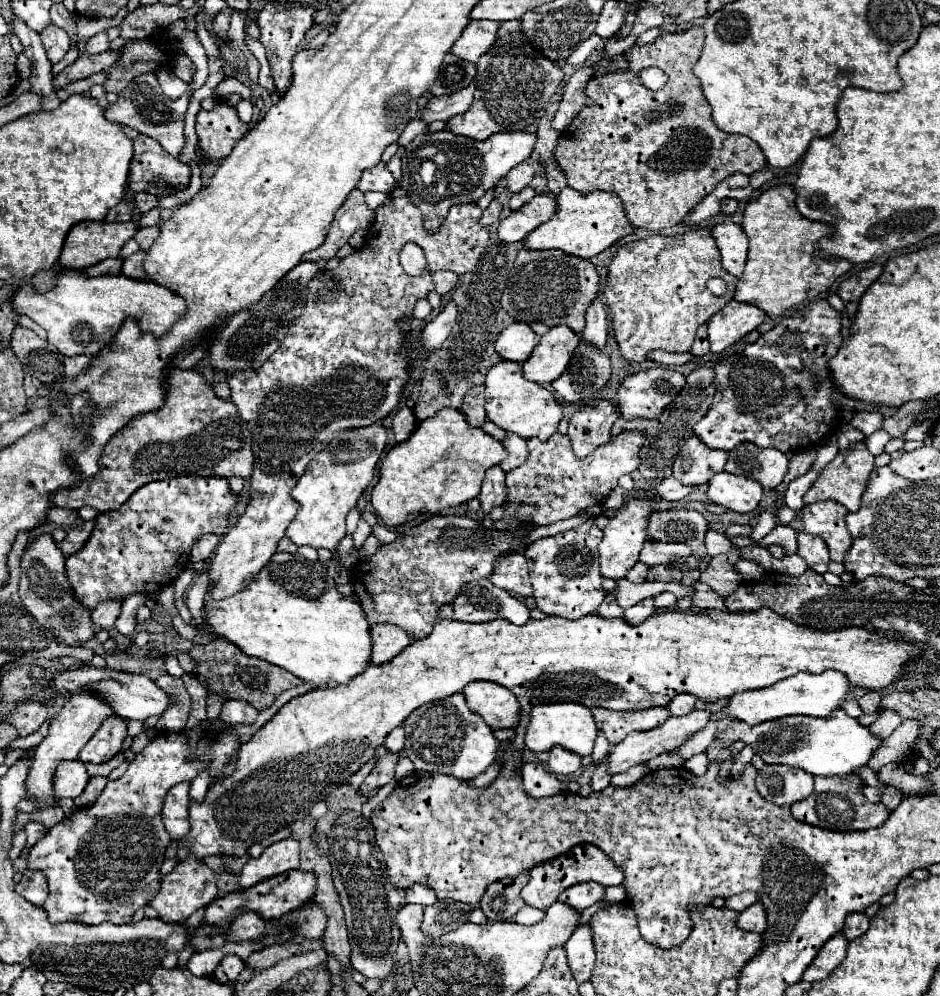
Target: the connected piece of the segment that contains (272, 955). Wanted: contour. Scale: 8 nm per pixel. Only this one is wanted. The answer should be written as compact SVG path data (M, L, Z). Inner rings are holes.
M282 942L282 944L272 944L260 952L252 952L250 958L246 960L246 966L254 966L254 970L258 968L266 968L266 966L272 966L274 962L282 960L282 958L288 958L290 954L296 954L298 950L298 944L294 942Z

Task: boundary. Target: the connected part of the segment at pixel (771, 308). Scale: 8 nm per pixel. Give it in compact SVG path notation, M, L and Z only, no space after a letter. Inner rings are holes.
M790 184L768 188L760 198L748 202L742 228L748 234L750 248L734 298L738 302L760 306L770 318L776 318L788 308L826 292L838 276L852 268L852 262L844 258L822 258L814 252L820 238L828 238L834 232L834 226L804 218L796 208L796 192Z

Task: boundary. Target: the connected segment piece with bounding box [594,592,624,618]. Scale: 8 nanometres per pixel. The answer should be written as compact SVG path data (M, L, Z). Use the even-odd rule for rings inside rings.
M612 592L612 594L606 594L602 606L600 606L594 614L600 614L600 616L604 616L604 618L614 618L614 616L622 616L622 612L624 612L624 610L617 604L616 594Z

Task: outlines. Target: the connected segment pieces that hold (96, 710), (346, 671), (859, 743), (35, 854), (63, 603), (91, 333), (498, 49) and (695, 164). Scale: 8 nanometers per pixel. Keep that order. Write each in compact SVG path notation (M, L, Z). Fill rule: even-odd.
M82 690L70 696L70 700L64 704L64 708L54 716L48 736L36 746L32 770L28 774L28 790L30 798L36 798L42 802L42 808L54 802L52 796L52 776L60 760L74 760L78 758L78 752L86 746L86 742L96 734L96 730L102 726L102 722L110 716L116 716L114 708L96 692Z
M276 552L272 562L266 564L266 570L262 570L262 574L258 574L258 578L250 582L250 586L242 588L238 594L230 598L224 598L222 602L210 602L210 598L204 600L204 606L208 610L208 616L204 618L206 630L230 640L244 654L272 662L292 672L294 676L312 682L316 688L324 688L328 682L346 684L370 666L370 624L366 622L362 608L358 606L358 600L354 596L342 596L336 590L334 580L320 566L320 562L312 564L300 554Z
M842 708L834 710L826 718L790 716L790 718L778 718L774 722L762 722L754 728L744 722L738 722L728 726L720 738L724 746L736 740L750 744L766 764L798 766L814 776L856 774L856 770L866 766L868 760L874 756L874 752L884 746L884 740L880 736L876 736L868 726L860 724L856 718L850 718Z
M160 732L140 754L136 754L128 770L118 780L110 780L106 784L106 788L90 808L80 808L74 814L66 816L60 824L52 826L46 832L46 836L30 848L30 856L26 860L28 870L42 872L50 884L50 896L42 906L48 912L50 922L74 920L86 924L102 924L102 922L126 924L130 922L130 916L138 908L150 902L150 898L158 892L160 864L164 862L164 852L168 844L172 842L170 834L164 830L160 822L160 812L166 792L178 782L194 780L200 768L206 768L212 760L214 760L214 778L230 774L236 762L236 750L240 746L240 740L236 734L214 732L214 743L200 742L198 746L200 748L194 752L196 760L188 764L186 736L182 732Z
M40 534L24 552L22 556L22 574L20 574L20 598L26 610L46 626L60 644L80 646L88 638L92 638L92 620L90 610L78 606L72 596L70 582L64 572L64 554L60 552L58 544L50 534Z
M66 270L58 278L58 284L46 294L38 294L30 288L30 284L22 284L12 298L12 304L18 312L36 320L48 332L48 342L64 356L100 354L102 348L112 344L120 326L128 318L136 318L142 332L150 332L160 338L186 314L186 300L156 282L132 280L122 274L84 278L74 270Z
M508 20L500 24L496 44L478 60L476 68L476 102L468 112L456 114L448 120L448 130L452 134L474 140L486 140L496 132L536 132L538 120L546 112L564 76L562 68L532 50L532 46L522 36L520 20Z
M692 26L692 28L684 30L684 32L660 34L660 36L658 36L654 42L650 42L650 44L634 44L630 50L624 52L624 58L626 58L626 64L628 64L626 70L614 70L614 72L608 72L608 74L604 74L604 76L592 76L592 78L588 80L586 96L588 96L594 104L584 106L584 108L578 112L578 116L576 116L576 118L570 122L570 126L562 132L560 142L558 142L558 146L556 146L554 158L556 158L558 166L564 170L566 178L568 178L568 186L574 188L574 190L578 190L578 192L582 192L582 194L590 194L590 192L596 192L596 190L616 194L616 196L622 200L622 208L624 208L624 212L626 212L626 218L628 218L628 222L630 222L634 228L646 228L646 230L654 230L654 232L670 230L670 228L676 226L704 196L708 196L722 180L726 180L728 176L732 176L732 174L736 174L736 172L740 172L740 174L744 174L744 176L752 176L754 172L758 172L758 170L762 170L762 168L766 166L766 158L764 158L762 150L758 148L758 144L756 144L754 140L750 140L748 136L740 136L740 134L728 134L728 132L720 130L720 128L714 124L714 120L712 120L712 108L710 108L708 100L706 100L704 94L702 94L702 88L700 88L698 78L696 78L694 72L692 72L694 62L698 60L700 52L702 52L702 44L704 44L704 30L702 30L700 26ZM652 66L660 68L660 70L668 76L666 86L660 88L660 90L656 90L656 92L644 88L644 84L640 82L640 72L642 72L644 68L652 68Z

